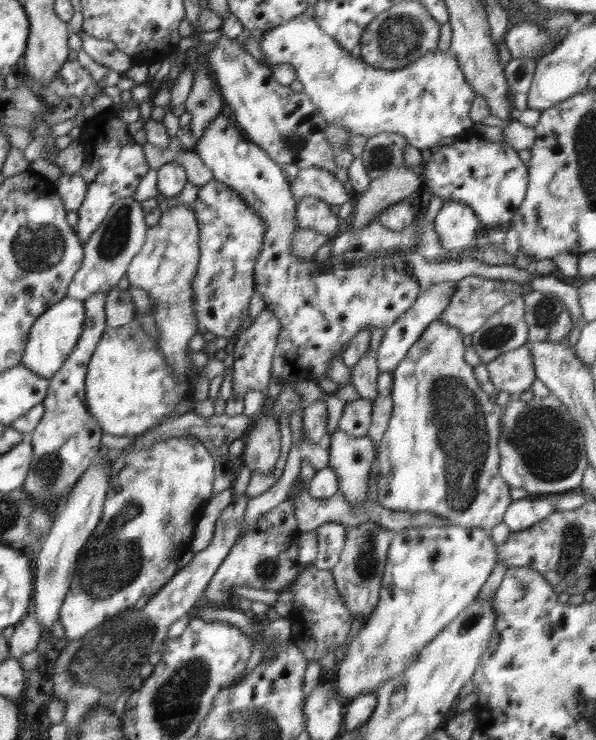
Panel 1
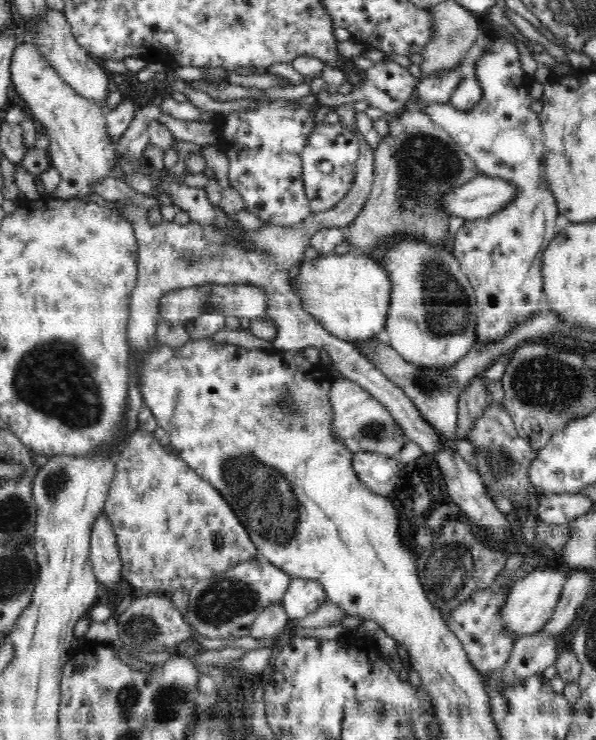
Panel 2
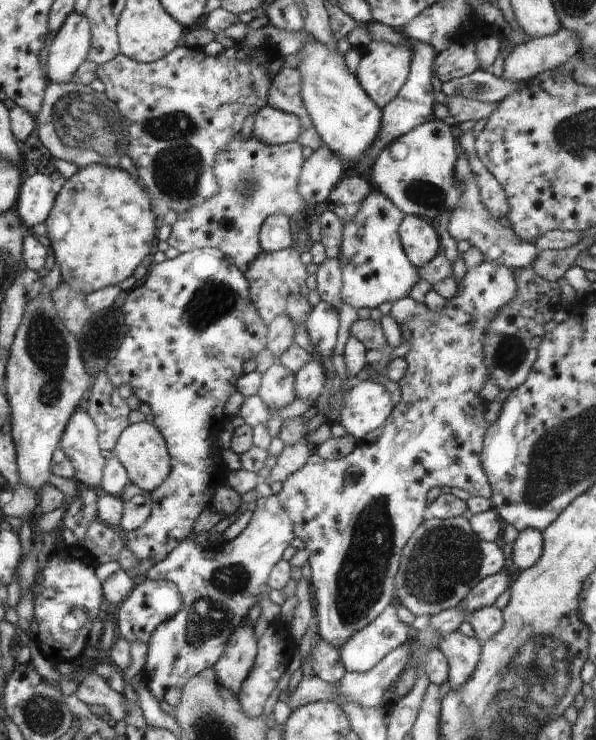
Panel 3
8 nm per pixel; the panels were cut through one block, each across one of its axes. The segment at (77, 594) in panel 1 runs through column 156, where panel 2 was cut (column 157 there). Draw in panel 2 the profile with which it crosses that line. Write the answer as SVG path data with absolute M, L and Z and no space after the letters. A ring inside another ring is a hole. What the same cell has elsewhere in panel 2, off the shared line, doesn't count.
M138 428L127 440L115 459L116 472L103 508L116 535L125 584L139 593L171 594L176 589L189 592L195 582L232 568L238 562L250 559L264 562L249 532L220 491L194 472L174 447L164 447L152 436L153 433Z

